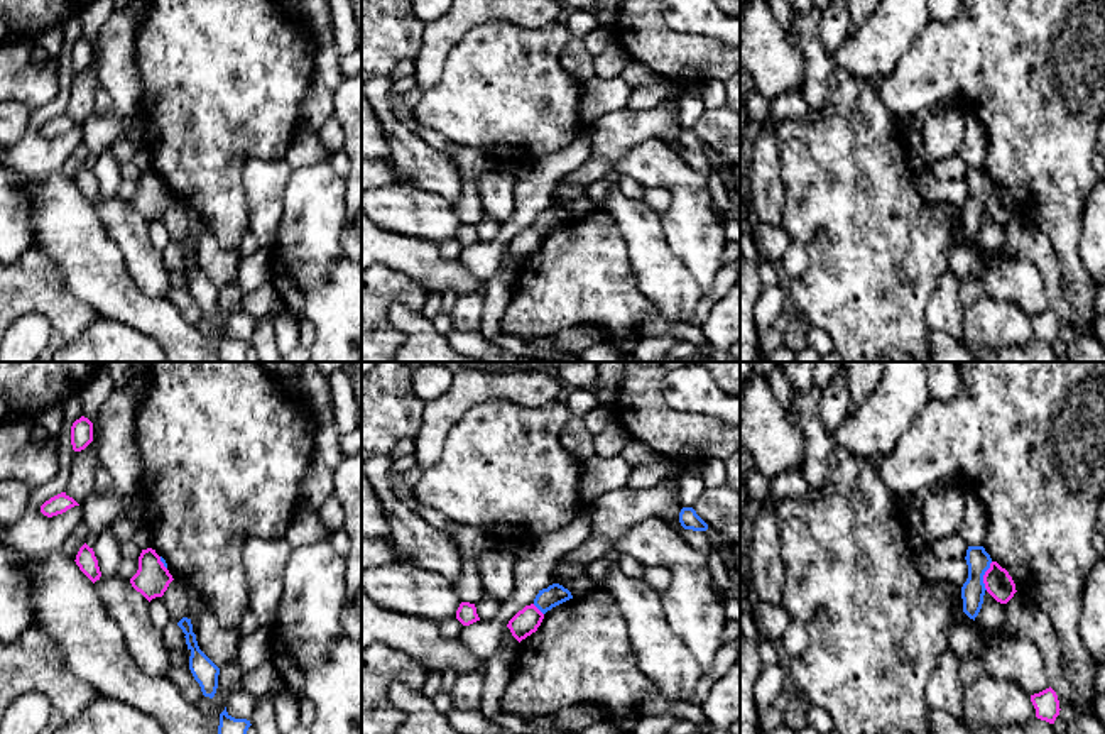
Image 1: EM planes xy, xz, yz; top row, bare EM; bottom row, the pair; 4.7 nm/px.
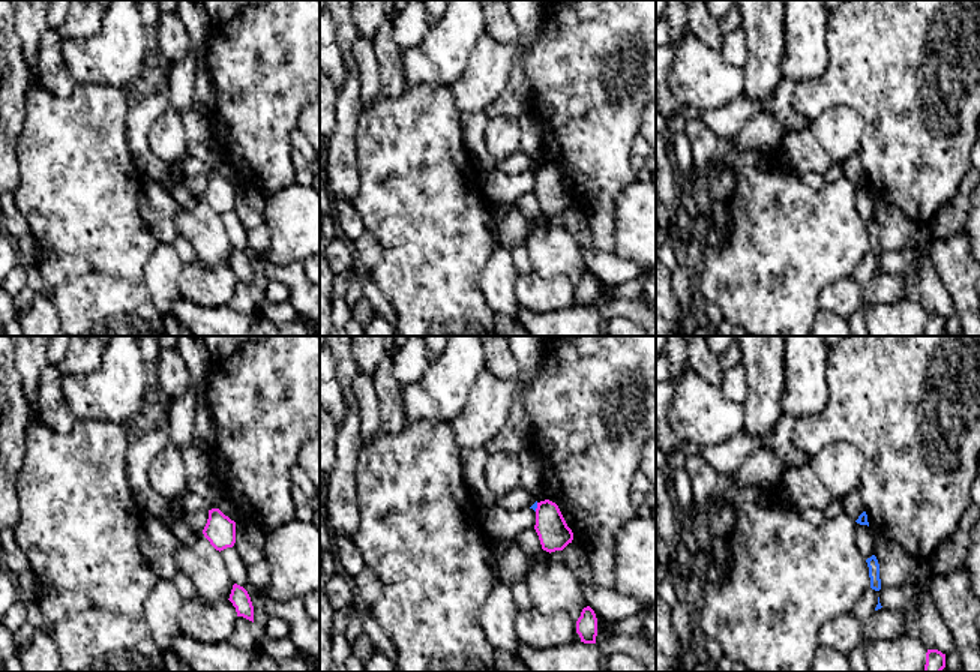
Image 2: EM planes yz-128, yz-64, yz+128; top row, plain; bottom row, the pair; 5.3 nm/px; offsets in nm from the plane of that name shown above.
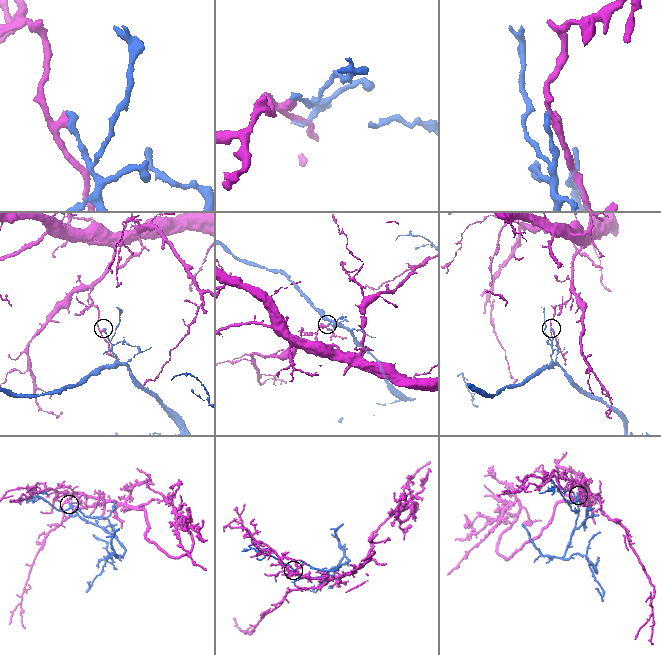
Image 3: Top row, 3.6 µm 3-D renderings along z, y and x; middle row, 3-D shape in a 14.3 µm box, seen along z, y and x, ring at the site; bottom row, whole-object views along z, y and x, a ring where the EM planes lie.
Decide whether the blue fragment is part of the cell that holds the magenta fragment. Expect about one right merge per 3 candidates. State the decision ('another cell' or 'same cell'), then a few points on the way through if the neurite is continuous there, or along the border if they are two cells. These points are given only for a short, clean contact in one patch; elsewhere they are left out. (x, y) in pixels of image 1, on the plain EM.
another cell | along yz (992, 183), (984, 197), (985, 210)

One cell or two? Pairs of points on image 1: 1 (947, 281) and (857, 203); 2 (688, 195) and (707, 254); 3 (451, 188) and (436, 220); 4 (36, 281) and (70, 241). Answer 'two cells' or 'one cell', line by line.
1: two cells
2: one cell
3: two cells
4: two cells

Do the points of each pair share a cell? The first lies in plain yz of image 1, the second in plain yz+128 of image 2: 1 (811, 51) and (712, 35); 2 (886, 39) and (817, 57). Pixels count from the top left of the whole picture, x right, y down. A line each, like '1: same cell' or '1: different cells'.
1: same cell
2: same cell

